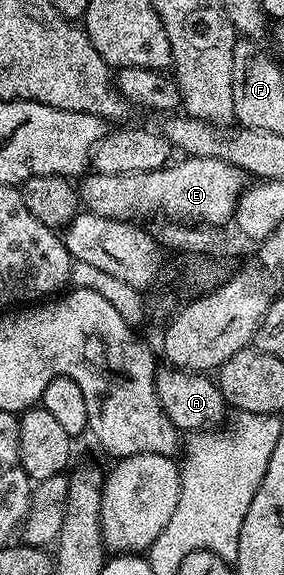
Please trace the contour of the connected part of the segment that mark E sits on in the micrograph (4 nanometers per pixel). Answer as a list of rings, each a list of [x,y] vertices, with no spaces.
[[[188,156],[177,160],[168,163],[165,168],[137,174],[101,174],[92,171],[84,175],[78,185],[82,207],[88,212],[101,214],[105,218],[128,222],[138,221],[138,216],[176,216],[179,219],[176,221],[194,222],[199,226],[215,226],[211,224],[223,224],[226,220],[228,223],[234,217],[235,207],[241,198],[243,189],[248,187],[248,172],[244,168],[238,168],[217,158]]]

